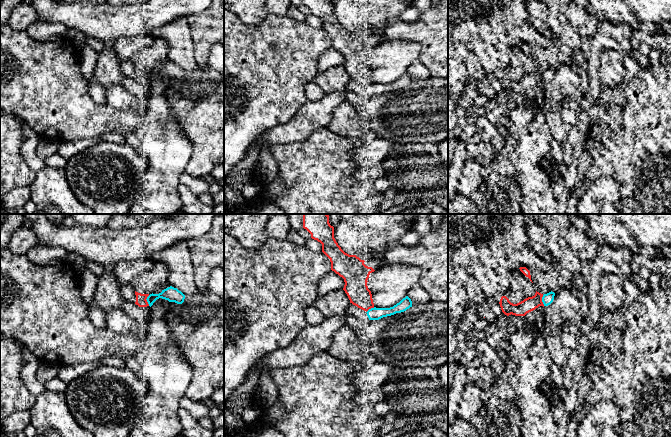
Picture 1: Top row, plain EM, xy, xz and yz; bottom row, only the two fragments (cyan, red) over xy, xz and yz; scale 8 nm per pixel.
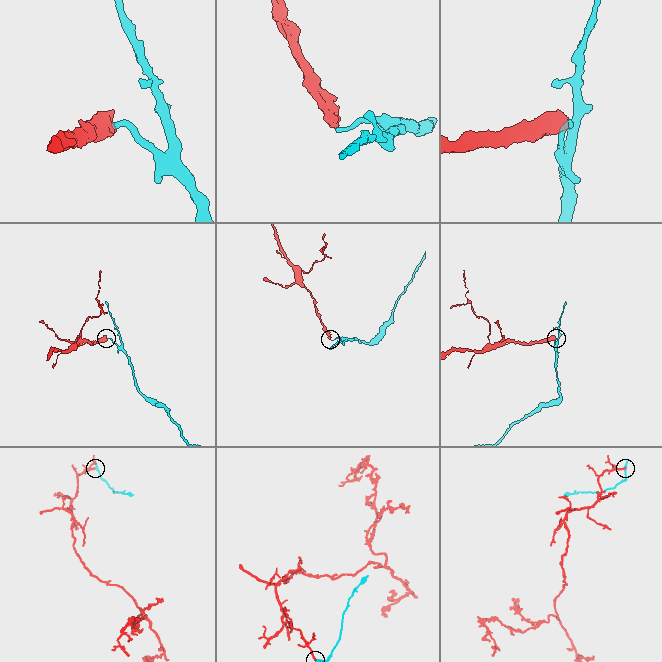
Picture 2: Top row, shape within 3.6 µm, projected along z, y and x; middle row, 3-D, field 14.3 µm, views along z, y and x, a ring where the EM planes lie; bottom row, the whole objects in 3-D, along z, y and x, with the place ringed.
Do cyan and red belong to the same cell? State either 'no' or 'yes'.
no

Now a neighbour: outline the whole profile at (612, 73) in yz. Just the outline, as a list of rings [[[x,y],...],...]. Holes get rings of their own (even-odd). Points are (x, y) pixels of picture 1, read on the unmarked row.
[[[612,49],[602,51],[599,66],[601,84],[609,88],[617,88],[626,80],[623,60],[624,53]]]

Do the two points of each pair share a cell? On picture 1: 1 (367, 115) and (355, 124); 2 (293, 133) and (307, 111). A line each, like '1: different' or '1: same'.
1: different
2: same

